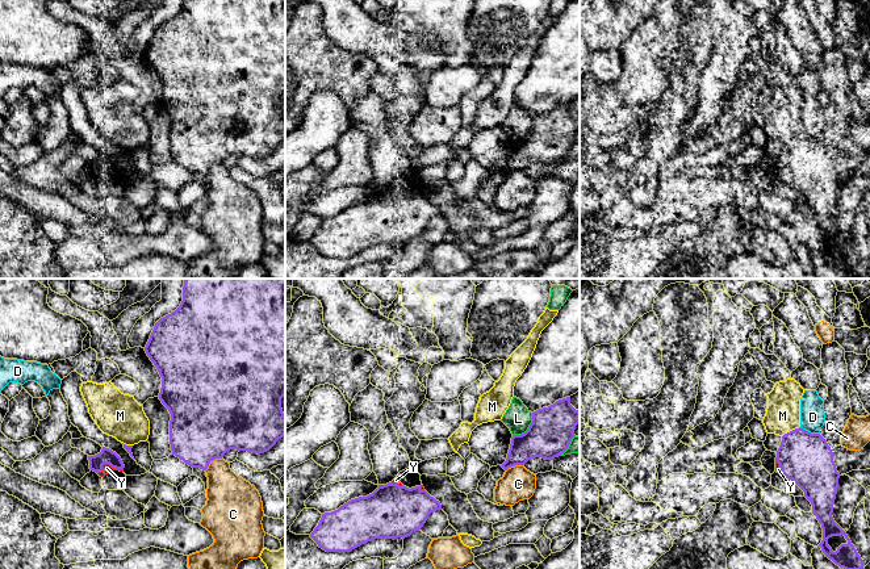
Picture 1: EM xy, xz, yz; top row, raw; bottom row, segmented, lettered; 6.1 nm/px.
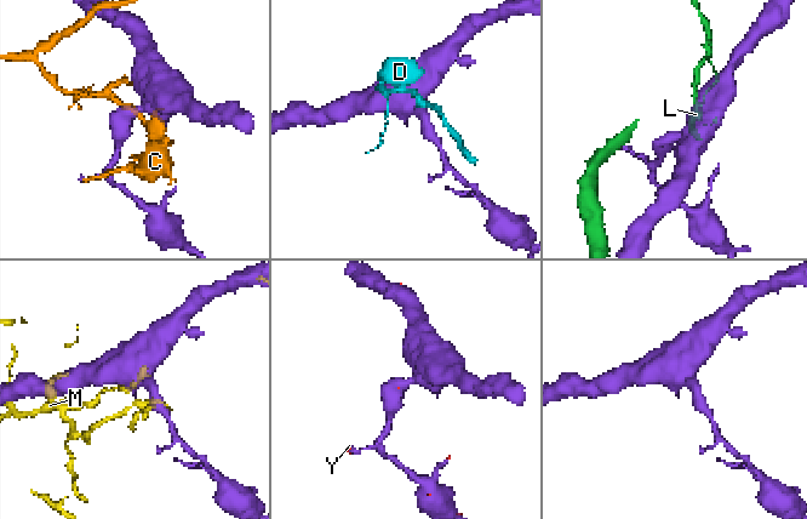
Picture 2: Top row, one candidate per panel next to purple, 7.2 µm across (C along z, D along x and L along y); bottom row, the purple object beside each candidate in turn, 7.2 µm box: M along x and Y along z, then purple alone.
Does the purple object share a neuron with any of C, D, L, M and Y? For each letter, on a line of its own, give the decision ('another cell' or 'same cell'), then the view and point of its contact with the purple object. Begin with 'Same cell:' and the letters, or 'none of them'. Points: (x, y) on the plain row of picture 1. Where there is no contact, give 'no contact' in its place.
Same cell: Y
C: another cell | xy (212, 166)
D: another cell | yz (810, 138)
L: another cell | xz (528, 134)
M: another cell | yz (790, 137)
Y: same cell | xy (108, 168)

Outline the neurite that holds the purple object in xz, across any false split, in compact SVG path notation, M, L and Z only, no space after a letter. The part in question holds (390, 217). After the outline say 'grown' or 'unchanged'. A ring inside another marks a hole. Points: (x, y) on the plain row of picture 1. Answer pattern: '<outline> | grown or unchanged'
M398 184L378 193L367 202L348 206L338 216L322 219L322 223L310 243L326 258L351 258L375 244L407 243L419 237L428 221L442 216L442 210L423 193L406 193Z | grown

